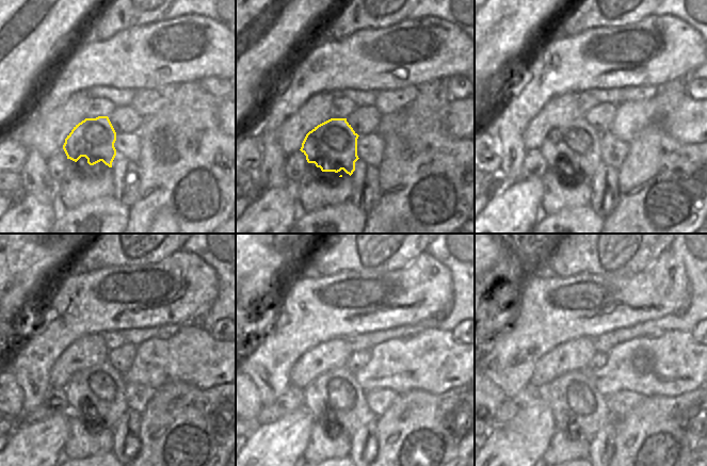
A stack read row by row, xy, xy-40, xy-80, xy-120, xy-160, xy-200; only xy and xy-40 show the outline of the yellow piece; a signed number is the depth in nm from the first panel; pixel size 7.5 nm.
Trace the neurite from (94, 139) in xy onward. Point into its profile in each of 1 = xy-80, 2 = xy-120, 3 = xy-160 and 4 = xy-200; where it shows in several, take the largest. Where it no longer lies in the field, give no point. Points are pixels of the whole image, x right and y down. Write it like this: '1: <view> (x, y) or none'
1: xy-80 (574, 149)
2: xy-120 (97, 394)
3: xy-160 (334, 398)
4: xy-200 (579, 410)

